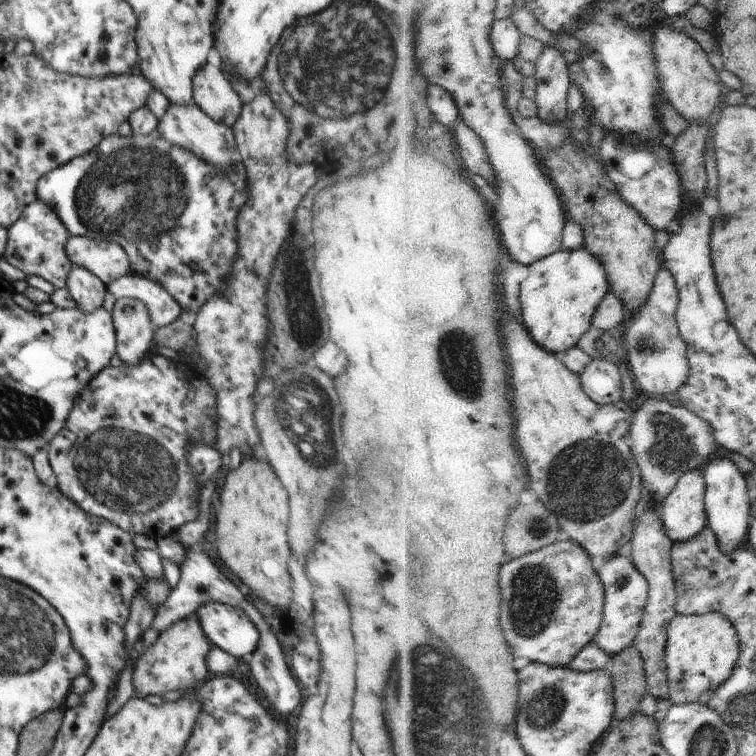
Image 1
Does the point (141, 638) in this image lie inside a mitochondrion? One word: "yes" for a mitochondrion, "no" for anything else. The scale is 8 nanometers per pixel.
no

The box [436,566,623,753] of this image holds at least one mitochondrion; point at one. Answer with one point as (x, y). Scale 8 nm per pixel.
(541, 712)

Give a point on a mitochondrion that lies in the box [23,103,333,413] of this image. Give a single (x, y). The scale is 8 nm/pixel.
(132, 183)

